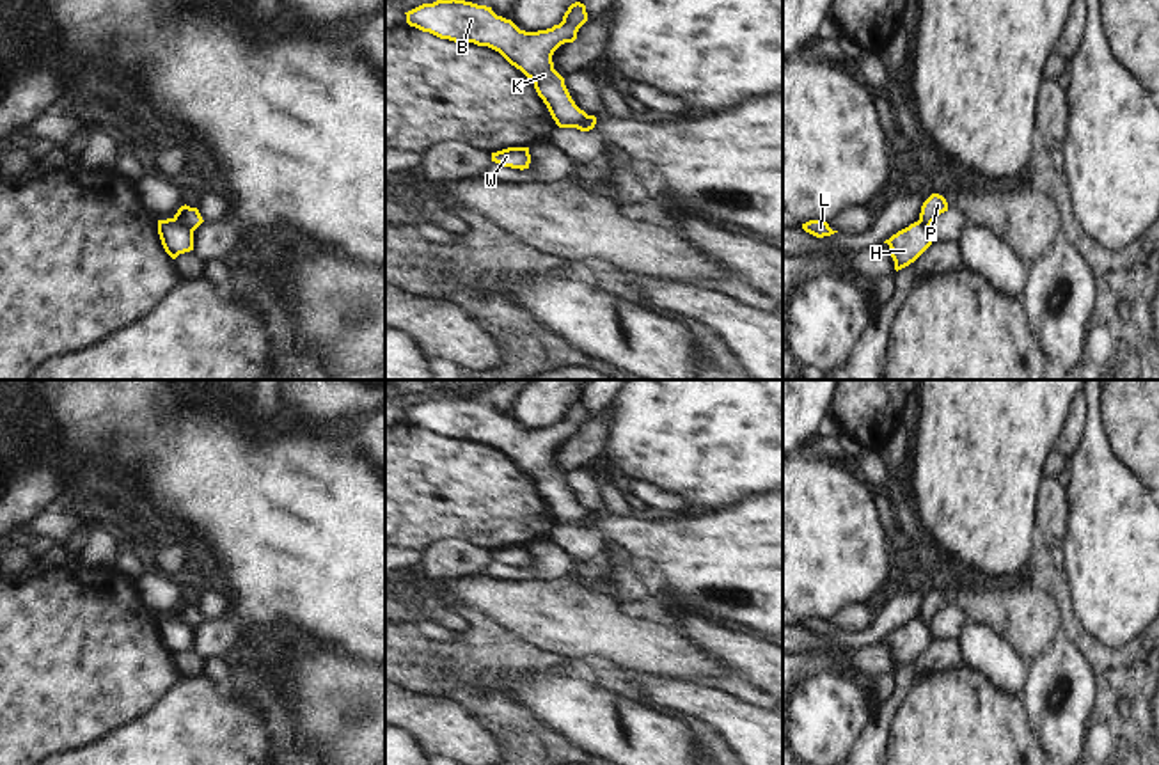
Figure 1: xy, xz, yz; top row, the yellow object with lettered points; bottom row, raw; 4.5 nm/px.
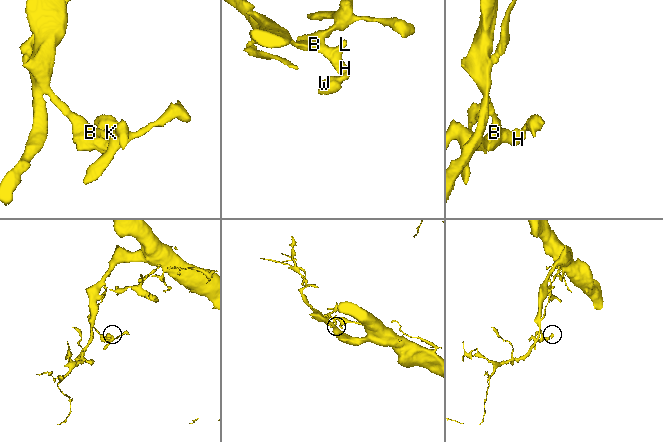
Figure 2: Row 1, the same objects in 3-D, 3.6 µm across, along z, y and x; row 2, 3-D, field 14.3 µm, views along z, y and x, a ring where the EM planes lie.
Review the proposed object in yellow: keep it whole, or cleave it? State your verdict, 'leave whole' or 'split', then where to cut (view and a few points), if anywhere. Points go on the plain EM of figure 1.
split; cut xy (173, 616), (192, 629)

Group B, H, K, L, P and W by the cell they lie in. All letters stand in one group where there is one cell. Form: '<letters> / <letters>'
B H K L / P W

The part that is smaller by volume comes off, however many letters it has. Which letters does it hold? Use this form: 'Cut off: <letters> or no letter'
Cut off: P, W

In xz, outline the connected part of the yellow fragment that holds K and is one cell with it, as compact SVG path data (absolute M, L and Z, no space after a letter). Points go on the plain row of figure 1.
M438 396L405 412L410 424L440 437L474 440L499 449L534 479L538 493L559 525L577 525L587 515L572 497L564 476L552 460L554 449L564 440L573 440L587 419L584 401L572 401L559 422L538 430L520 428L511 417L497 414L492 405L456 396Z

